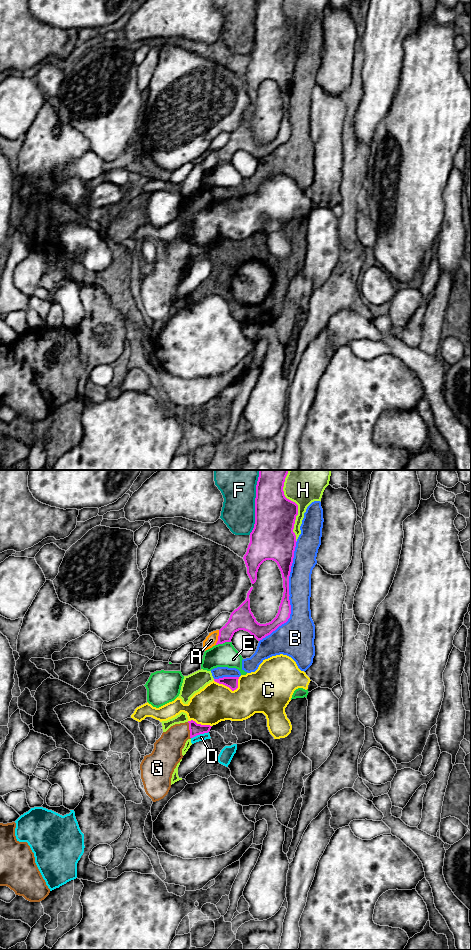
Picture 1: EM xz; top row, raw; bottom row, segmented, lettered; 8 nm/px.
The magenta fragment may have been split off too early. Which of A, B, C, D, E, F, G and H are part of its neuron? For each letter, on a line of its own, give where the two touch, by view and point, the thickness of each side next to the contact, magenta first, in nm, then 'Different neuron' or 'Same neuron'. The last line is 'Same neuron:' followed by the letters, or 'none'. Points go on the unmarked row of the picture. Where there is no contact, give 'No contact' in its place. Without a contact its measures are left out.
A: Touches magenta at xz (218, 157). Thickness 180 nm (magenta) against 90 nm. Different neuron
B: Touches magenta at xz (289, 115). Thickness 100 nm (magenta) against 200 nm. Different neuron
C: Touches magenta at xz (230, 208). Thickness 100 nm (magenta) against 340 nm. Different neuron
D: Touches magenta at xz (199, 254). Thickness 100 nm (magenta) against 60 nm. Different neuron
E: Touches magenta at xz (223, 162). Thickness 180 nm (magenta) against 190 nm. Different neuron
F: Touches magenta at xz (255, 27). Thickness 320 nm (magenta) against 280 nm. Different neuron
G: Touches magenta at xz (189, 249). Thickness 100 nm (magenta) against 220 nm. Different neuron
H: Touches magenta at xz (297, 29). Thickness 320 nm (magenta) against 200 nm. Different neuron
Same neuron: none

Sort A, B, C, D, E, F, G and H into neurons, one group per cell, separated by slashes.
A / B / C / D / E / F / G / H

